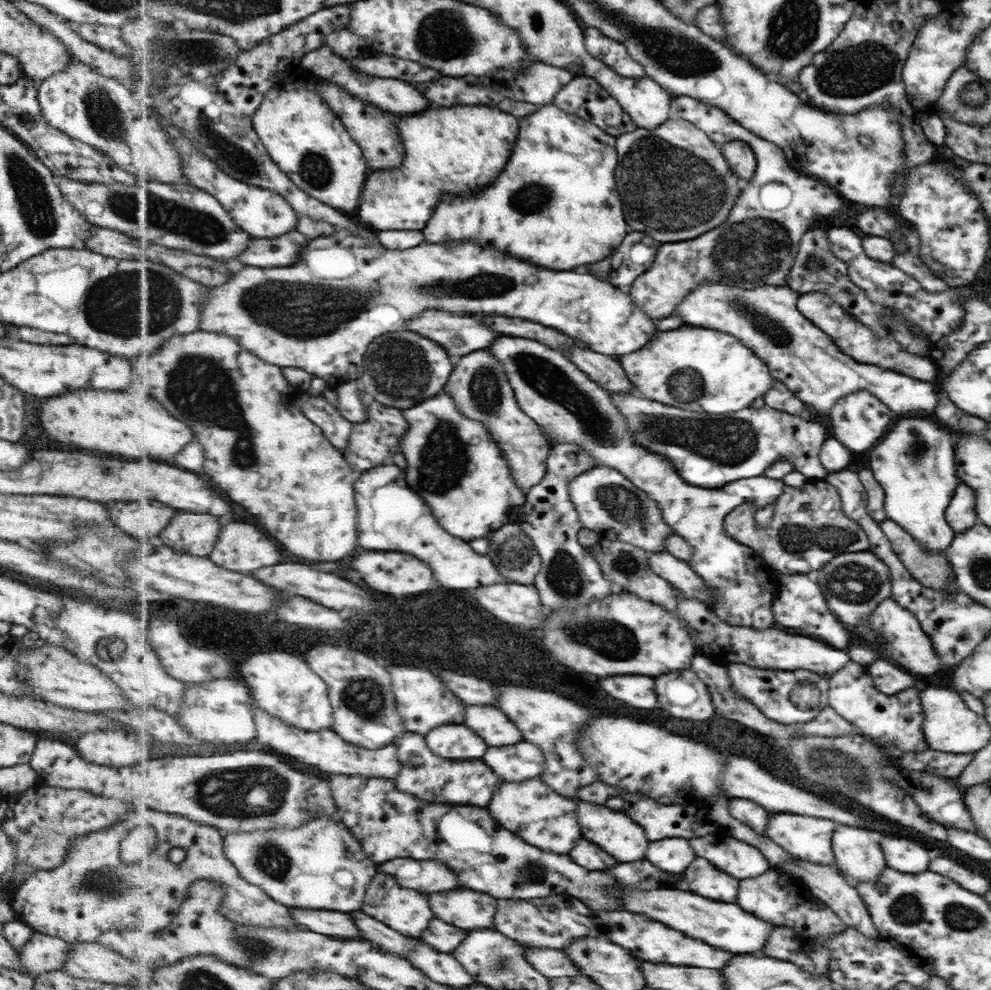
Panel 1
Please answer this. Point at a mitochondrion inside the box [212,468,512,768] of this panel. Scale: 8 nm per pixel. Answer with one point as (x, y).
(364, 697)

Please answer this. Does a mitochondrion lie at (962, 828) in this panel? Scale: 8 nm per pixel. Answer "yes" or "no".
no

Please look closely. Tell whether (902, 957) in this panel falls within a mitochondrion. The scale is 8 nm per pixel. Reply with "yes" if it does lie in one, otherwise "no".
no

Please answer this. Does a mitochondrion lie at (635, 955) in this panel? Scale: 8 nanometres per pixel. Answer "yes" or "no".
no

